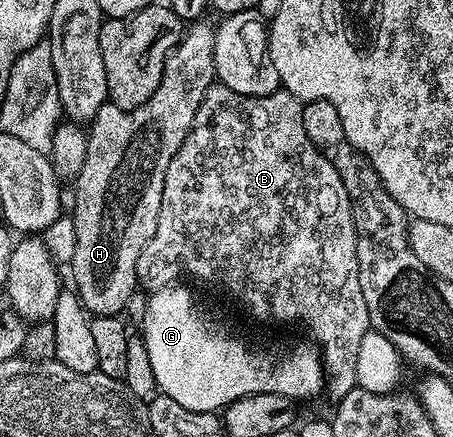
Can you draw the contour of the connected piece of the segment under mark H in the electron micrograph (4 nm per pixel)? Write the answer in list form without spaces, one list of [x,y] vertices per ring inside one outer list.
[[[194,21],[182,32],[182,41],[166,58],[166,68],[160,85],[144,105],[131,111],[121,111],[107,102],[88,124],[86,156],[74,184],[74,212],[76,251],[70,258],[68,270],[74,274],[73,290],[91,316],[118,315],[121,307],[134,295],[139,286],[138,262],[140,253],[156,233],[160,205],[164,193],[164,177],[172,157],[184,145],[184,137],[192,129],[194,115],[200,109],[210,87],[215,86],[214,27],[206,21]]]

